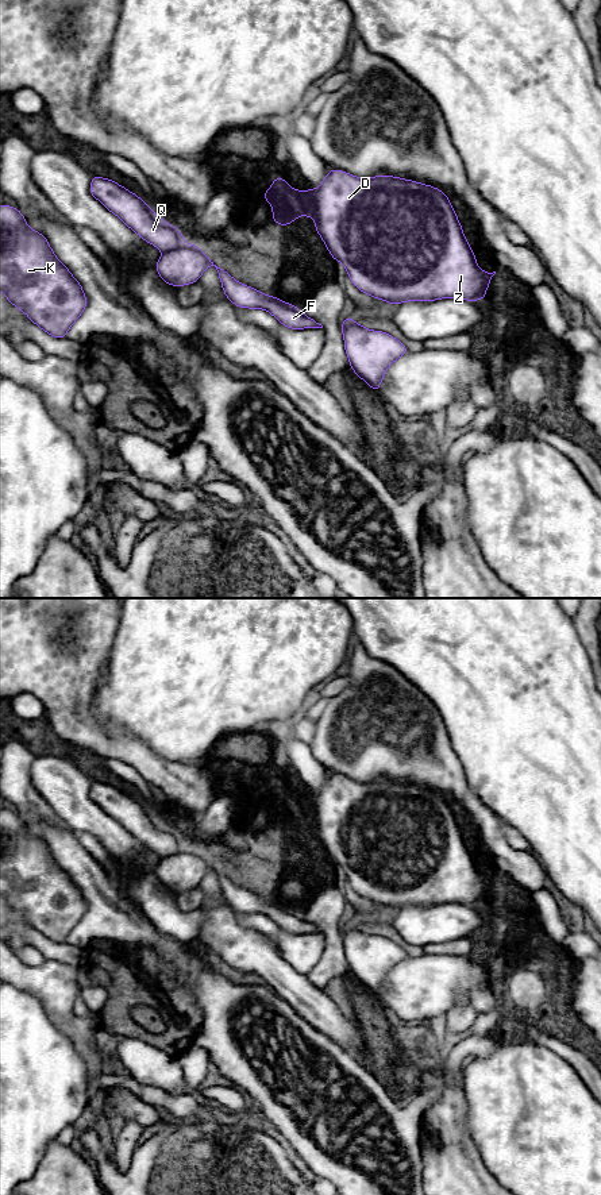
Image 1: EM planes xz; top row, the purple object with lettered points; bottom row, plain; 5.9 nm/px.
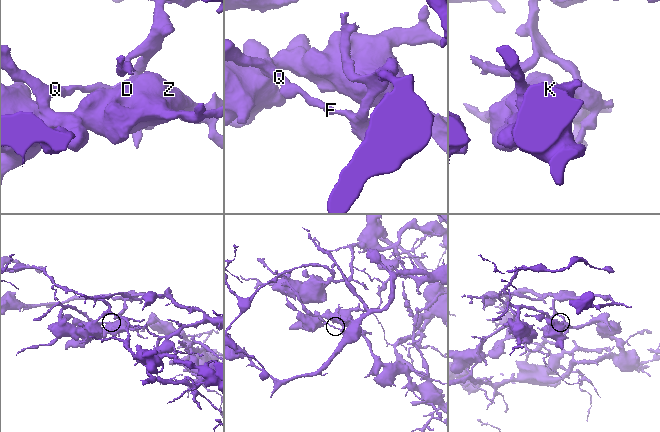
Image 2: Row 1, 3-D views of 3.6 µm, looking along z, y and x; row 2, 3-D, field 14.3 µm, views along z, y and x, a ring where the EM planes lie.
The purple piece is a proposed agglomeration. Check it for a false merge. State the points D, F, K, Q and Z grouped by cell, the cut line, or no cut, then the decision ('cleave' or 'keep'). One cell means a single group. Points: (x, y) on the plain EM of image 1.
D K Q Z / F | xz (184, 845), (178, 852), (164, 858) | cleave

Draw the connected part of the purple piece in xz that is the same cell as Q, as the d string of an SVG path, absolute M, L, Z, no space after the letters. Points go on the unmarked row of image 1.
M93 780L90 799L147 848L163 857L182 851L182 839L163 826L142 803L117 787Z

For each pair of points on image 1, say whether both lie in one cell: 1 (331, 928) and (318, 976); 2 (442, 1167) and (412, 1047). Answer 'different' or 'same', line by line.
1: same
2: same

